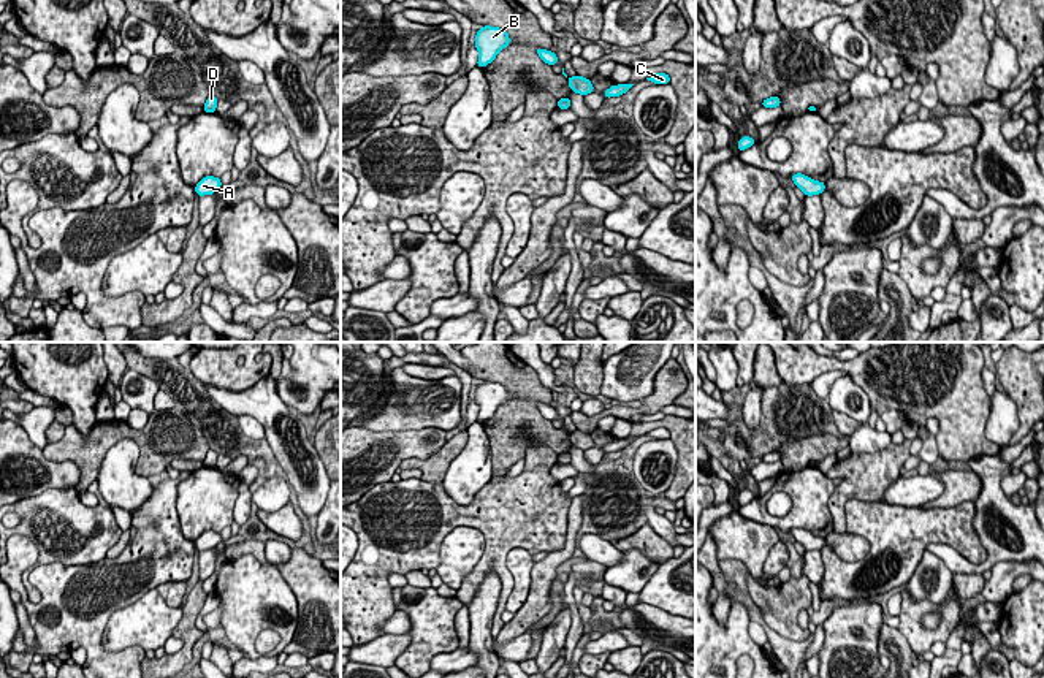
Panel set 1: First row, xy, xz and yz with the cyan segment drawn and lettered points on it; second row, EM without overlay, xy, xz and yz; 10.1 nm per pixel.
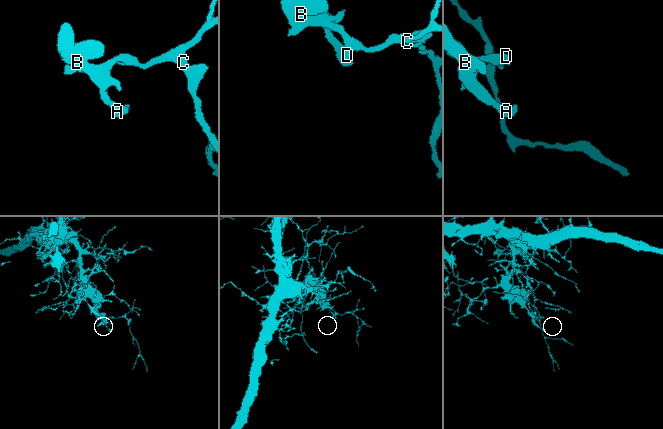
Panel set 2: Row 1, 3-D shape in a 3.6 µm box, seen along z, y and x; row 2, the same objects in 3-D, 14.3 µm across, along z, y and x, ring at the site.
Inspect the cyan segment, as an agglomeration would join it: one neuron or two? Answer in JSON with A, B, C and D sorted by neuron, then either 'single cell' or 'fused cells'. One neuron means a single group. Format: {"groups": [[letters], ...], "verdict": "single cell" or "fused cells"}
{"groups": [["A", "B", "C", "D"]], "verdict": "single cell"}

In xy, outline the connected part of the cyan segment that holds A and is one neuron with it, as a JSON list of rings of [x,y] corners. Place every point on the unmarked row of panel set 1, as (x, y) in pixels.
[[[214,531],[203,532],[196,540],[195,547],[198,551],[212,550],[222,542],[222,535]]]

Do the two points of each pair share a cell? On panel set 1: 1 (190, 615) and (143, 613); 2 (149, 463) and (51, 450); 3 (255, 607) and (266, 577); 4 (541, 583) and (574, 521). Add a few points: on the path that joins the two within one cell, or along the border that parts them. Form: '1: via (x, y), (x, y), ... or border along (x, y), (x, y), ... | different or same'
1: border along (181, 609), (181, 618), (171, 634) | different
2: via (135, 434), (110, 433), (92, 449), (80, 449) | same
3: via (255, 599), (262, 585) | same
4: via (548, 567), (569, 547), (571, 537) | same

